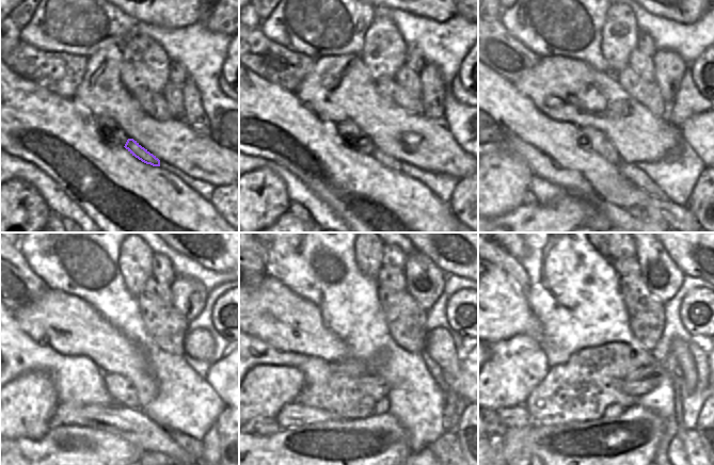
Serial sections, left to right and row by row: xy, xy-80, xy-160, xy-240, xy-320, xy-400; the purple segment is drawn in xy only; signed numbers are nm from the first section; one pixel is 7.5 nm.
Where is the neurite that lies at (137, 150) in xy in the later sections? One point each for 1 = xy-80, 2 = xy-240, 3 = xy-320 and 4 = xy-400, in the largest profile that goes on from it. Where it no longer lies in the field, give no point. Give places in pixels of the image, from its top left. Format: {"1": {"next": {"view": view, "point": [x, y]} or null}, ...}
{"1": {"next": {"view": "xy-80", "point": [385, 160]}}, "2": {"next": {"view": "xy-240", "point": [193, 447]}}, "3": {"next": {"view": "xy-320", "point": [447, 449]}}, "4": {"next": {"view": "xy-400", "point": [694, 449]}}}

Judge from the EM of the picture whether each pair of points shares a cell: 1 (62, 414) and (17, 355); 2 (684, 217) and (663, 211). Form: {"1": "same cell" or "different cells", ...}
{"1": "different cells", "2": "same cell"}

